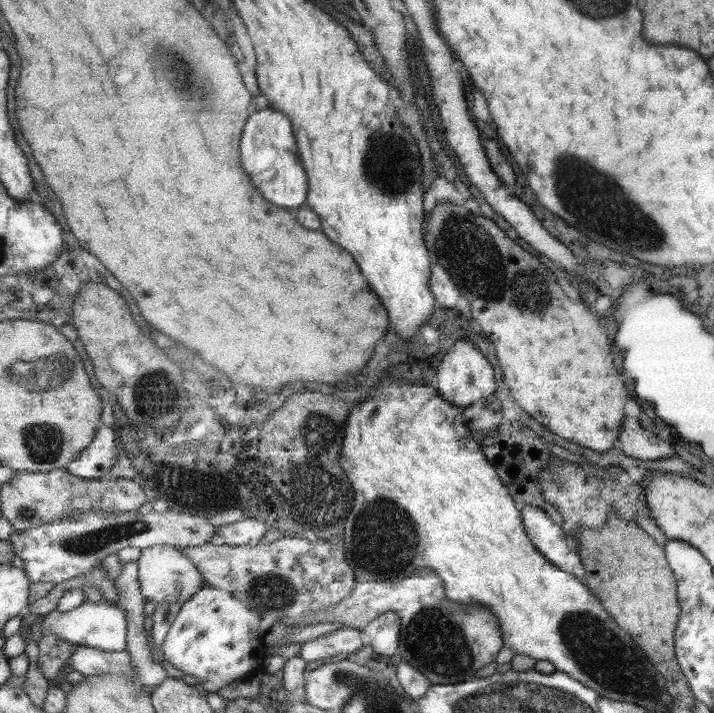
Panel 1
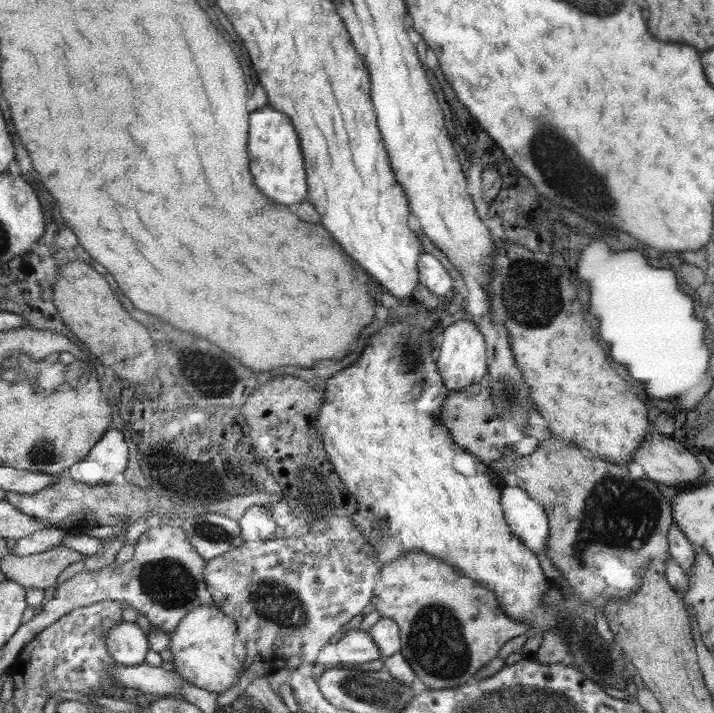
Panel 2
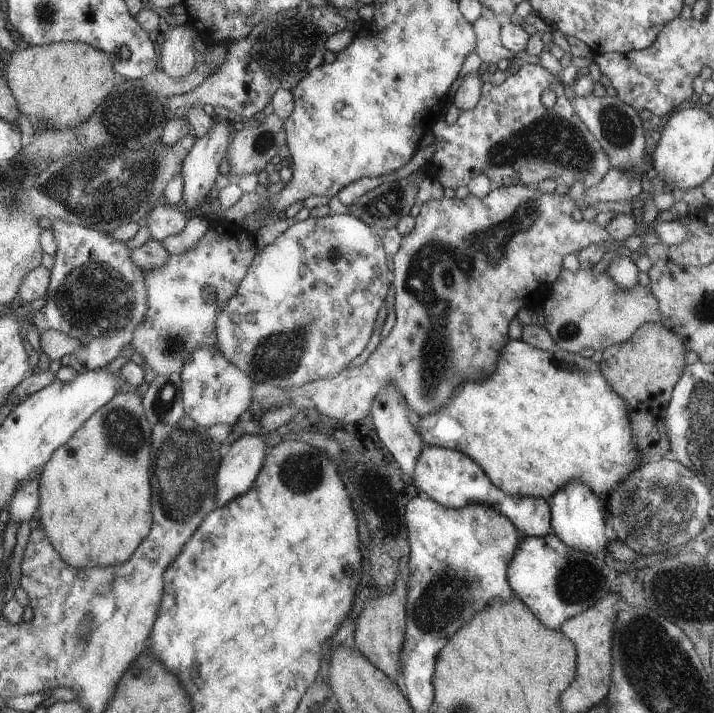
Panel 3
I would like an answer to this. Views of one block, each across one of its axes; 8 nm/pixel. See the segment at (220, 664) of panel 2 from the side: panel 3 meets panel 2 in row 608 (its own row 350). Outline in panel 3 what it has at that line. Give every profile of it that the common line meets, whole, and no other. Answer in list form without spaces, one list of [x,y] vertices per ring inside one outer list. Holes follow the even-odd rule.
[[[215,347],[201,348],[195,354],[189,354],[181,378],[181,403],[184,415],[195,422],[198,427],[209,428],[213,425],[232,426],[249,408],[253,380],[243,374],[238,367],[228,362],[215,350]]]

